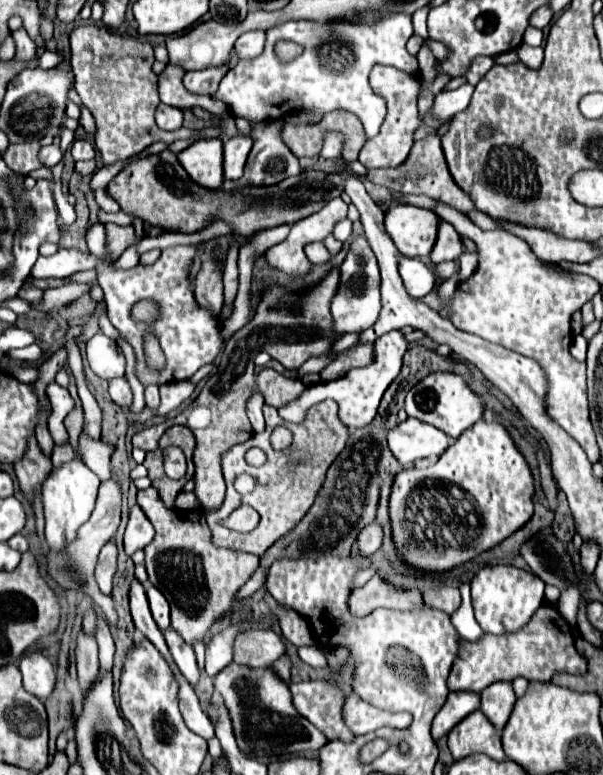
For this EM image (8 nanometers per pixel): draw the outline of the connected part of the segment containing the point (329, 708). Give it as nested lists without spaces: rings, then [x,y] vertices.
[[[291,682],[289,690],[297,712],[317,726],[327,740],[355,740],[355,734],[343,720],[343,694],[339,688],[327,682]]]

